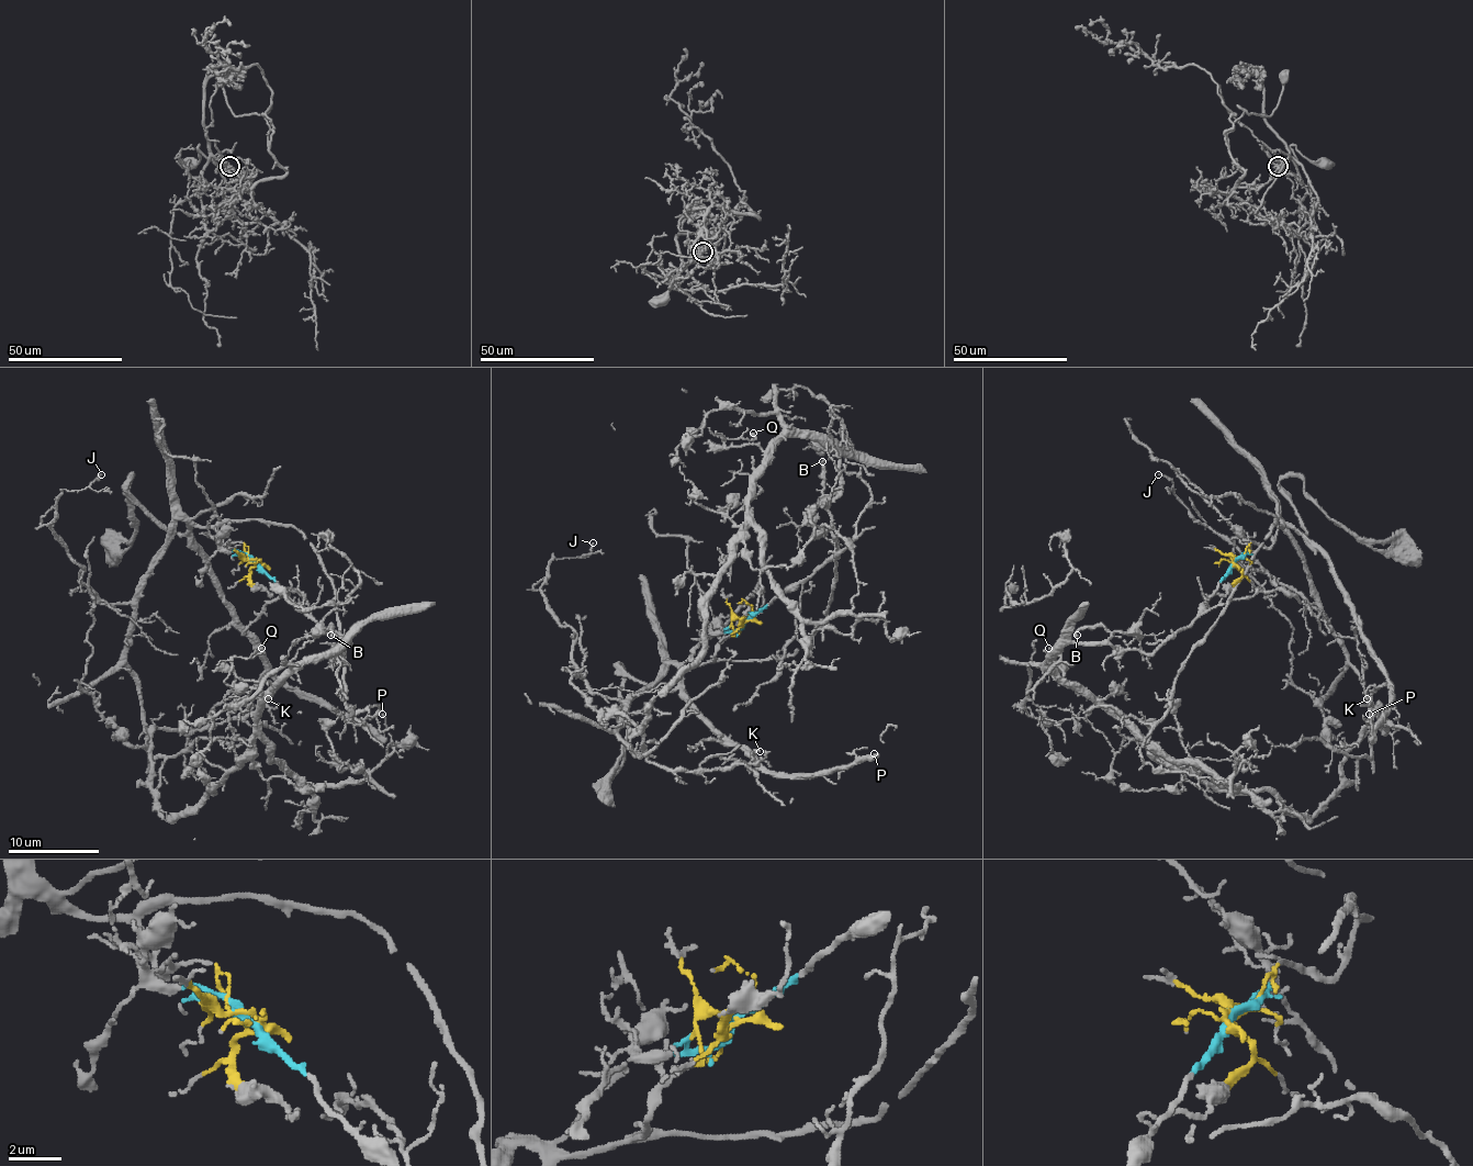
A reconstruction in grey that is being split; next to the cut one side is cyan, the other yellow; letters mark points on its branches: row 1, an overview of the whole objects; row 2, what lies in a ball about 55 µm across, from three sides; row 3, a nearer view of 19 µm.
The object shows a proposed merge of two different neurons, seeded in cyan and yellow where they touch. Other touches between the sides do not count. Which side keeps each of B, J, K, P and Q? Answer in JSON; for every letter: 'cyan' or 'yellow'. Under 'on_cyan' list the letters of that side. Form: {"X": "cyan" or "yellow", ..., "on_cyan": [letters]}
{"B": "cyan", "J": "yellow", "K": "yellow", "P": "yellow", "Q": "cyan", "on_cyan": ["B", "Q"]}

